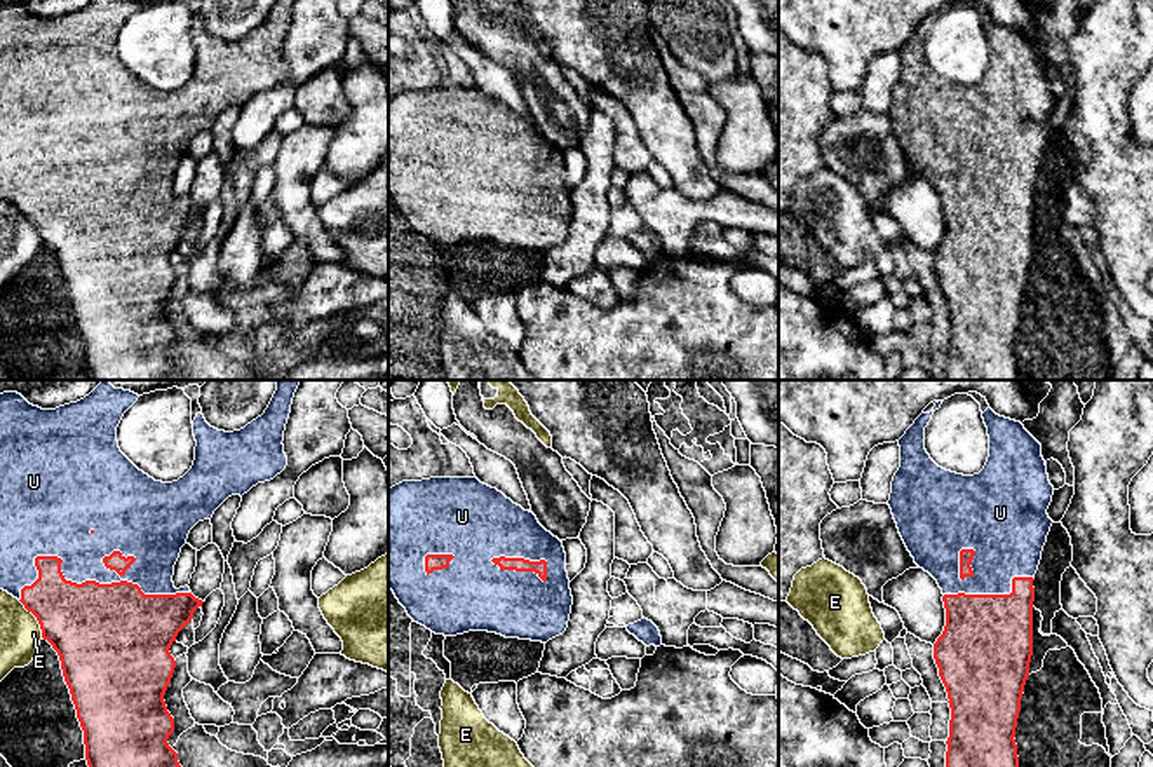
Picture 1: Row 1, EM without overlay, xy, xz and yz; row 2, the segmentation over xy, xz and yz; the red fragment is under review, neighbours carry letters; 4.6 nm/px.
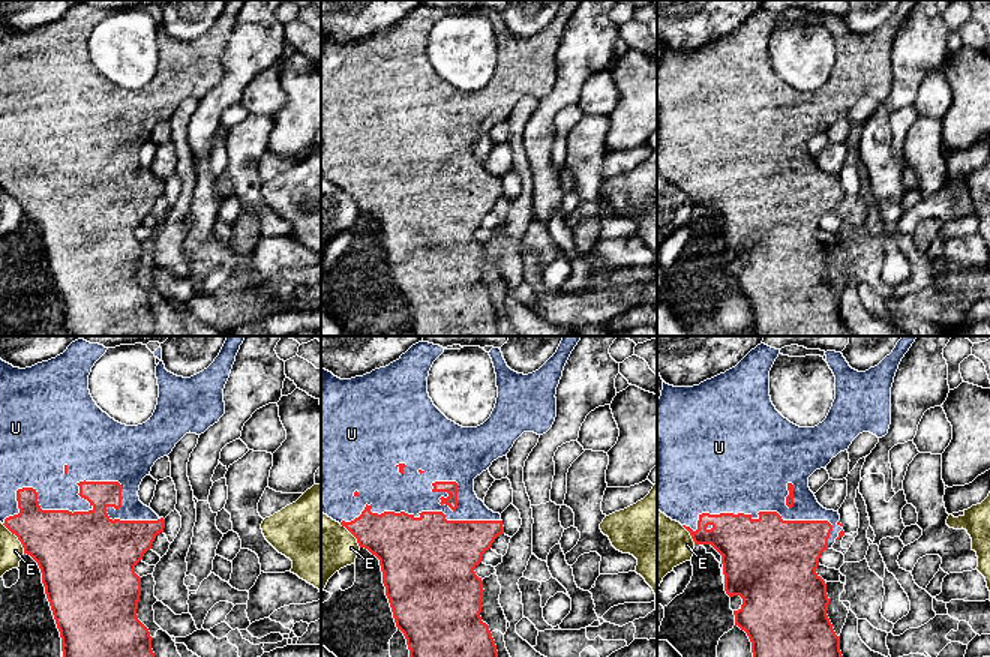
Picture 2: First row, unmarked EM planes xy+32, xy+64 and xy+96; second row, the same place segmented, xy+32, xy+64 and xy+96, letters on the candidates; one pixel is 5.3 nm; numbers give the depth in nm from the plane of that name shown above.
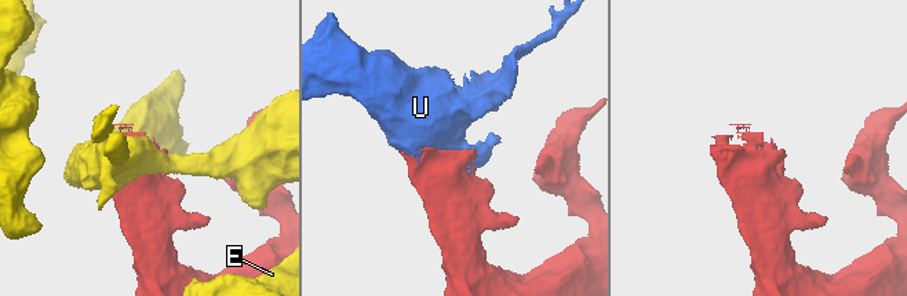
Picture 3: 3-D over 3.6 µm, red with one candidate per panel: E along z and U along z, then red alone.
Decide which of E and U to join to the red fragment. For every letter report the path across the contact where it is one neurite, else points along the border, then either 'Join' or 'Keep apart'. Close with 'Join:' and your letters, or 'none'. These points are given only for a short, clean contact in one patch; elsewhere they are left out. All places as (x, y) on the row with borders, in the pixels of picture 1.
E: Keep apart
U: Join
Join: U

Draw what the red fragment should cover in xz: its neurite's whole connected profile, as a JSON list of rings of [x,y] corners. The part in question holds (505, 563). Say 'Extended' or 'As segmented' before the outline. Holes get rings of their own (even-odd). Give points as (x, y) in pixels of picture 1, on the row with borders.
Extended. [[[477,478],[388,488],[388,587],[415,622],[444,636],[488,631],[547,643],[566,631],[573,605],[563,542]]]

